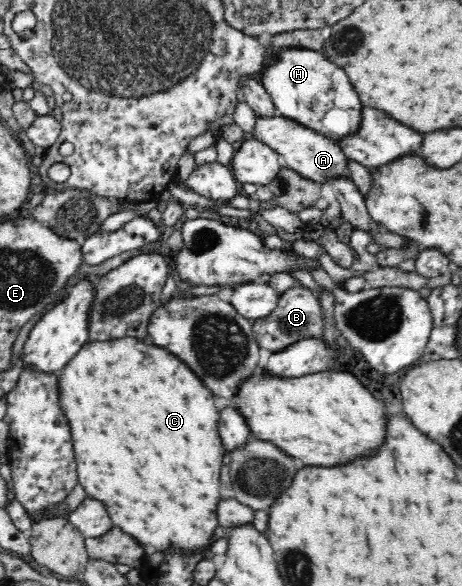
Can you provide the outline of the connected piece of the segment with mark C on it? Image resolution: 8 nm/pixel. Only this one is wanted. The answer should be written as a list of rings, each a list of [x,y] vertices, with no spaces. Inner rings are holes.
[[[118,339],[104,343],[86,344],[75,358],[68,363],[66,369],[58,373],[60,386],[60,402],[72,423],[72,437],[74,437],[74,451],[77,457],[77,467],[80,484],[86,490],[90,498],[100,499],[106,503],[108,513],[124,533],[132,535],[142,547],[152,547],[154,551],[170,553],[170,551],[184,551],[176,553],[174,557],[188,558],[200,557],[209,559],[213,556],[211,547],[216,541],[214,531],[221,527],[218,519],[218,503],[222,501],[222,481],[220,481],[220,467],[226,453],[226,447],[222,445],[220,433],[218,433],[218,407],[212,397],[212,393],[200,383],[200,379],[174,355],[154,345],[150,347],[138,339]]]

